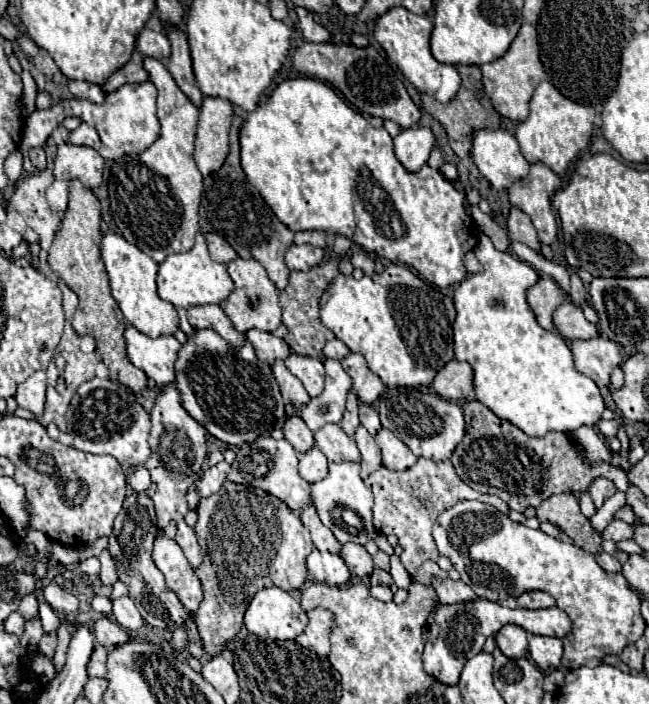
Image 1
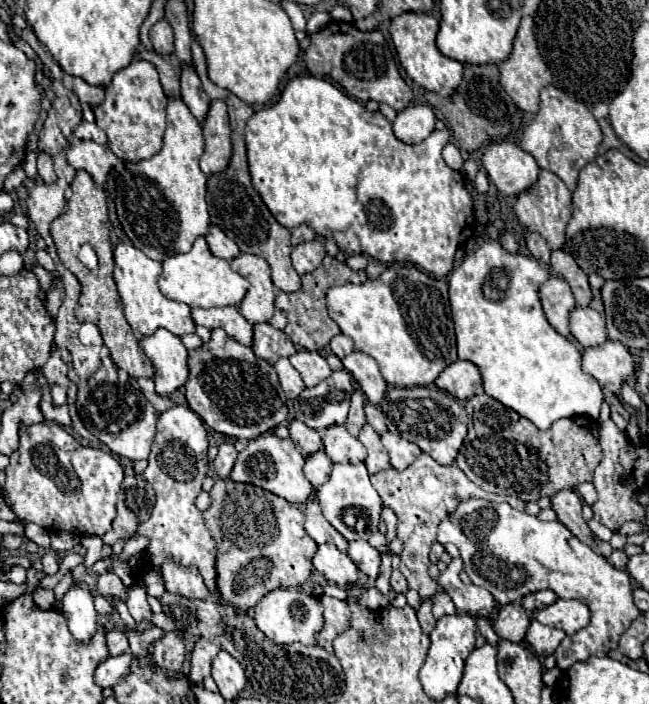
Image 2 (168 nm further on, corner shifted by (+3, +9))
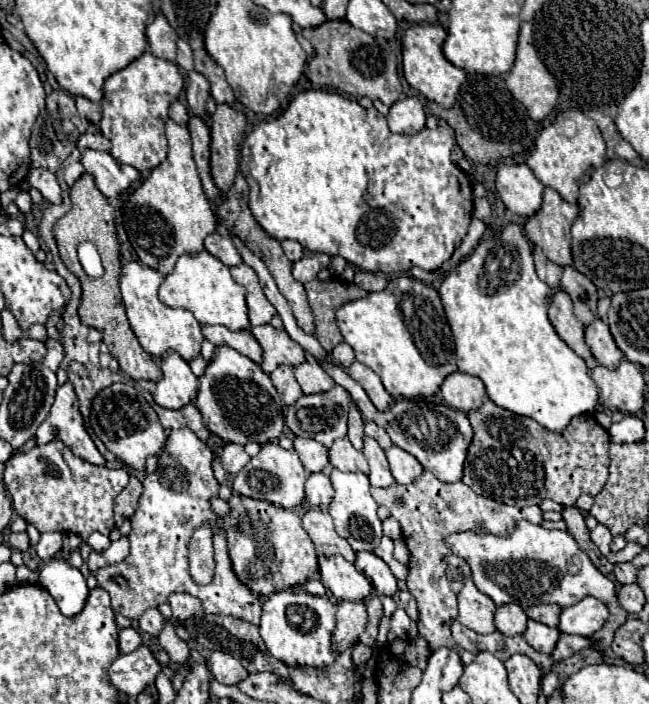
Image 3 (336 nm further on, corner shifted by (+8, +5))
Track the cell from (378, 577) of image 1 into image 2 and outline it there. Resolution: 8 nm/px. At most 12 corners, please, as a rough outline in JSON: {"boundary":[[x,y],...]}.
{"boundary":[[392,571],[390,585],[396,593],[406,593],[408,583],[400,571]]}

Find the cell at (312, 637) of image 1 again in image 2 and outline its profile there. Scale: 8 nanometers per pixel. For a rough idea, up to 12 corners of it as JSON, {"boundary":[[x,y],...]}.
{"boundary":[[322,595],[324,629],[318,645],[332,653],[332,641],[350,627],[350,607]]}

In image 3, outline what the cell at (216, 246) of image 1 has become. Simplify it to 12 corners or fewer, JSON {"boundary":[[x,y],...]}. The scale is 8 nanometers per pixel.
{"boundary":[[211,233],[205,249],[223,265],[241,263],[241,255],[229,237]]}

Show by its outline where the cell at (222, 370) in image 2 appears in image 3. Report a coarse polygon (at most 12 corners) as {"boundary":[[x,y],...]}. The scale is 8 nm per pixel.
{"boundary":[[227,345],[197,379],[205,427],[267,443],[283,401],[255,361]]}

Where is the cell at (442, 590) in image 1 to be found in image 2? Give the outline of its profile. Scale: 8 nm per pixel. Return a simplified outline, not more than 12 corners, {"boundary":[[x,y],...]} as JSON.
{"boundary":[[452,559],[440,583],[458,611],[490,617],[496,607],[486,589],[460,581],[462,559]]}

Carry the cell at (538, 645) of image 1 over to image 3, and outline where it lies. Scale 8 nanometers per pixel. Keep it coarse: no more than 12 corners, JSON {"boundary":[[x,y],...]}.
{"boundary":[[529,619],[523,633],[535,651],[549,653],[559,629]]}

